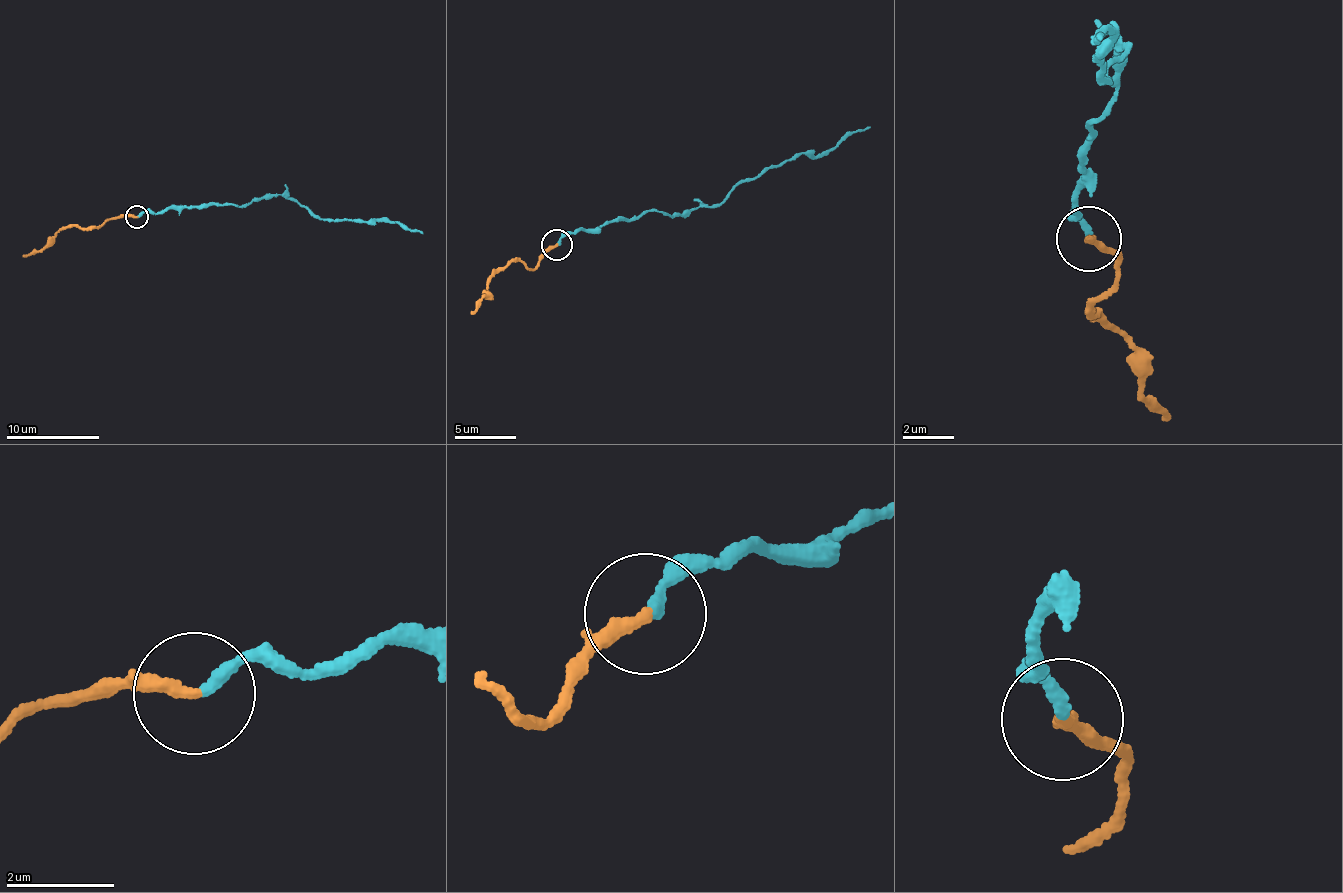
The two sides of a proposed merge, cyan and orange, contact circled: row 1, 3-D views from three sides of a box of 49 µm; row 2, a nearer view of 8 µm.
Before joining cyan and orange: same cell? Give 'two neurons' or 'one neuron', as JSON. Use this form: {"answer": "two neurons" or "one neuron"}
{"answer": "two neurons"}

